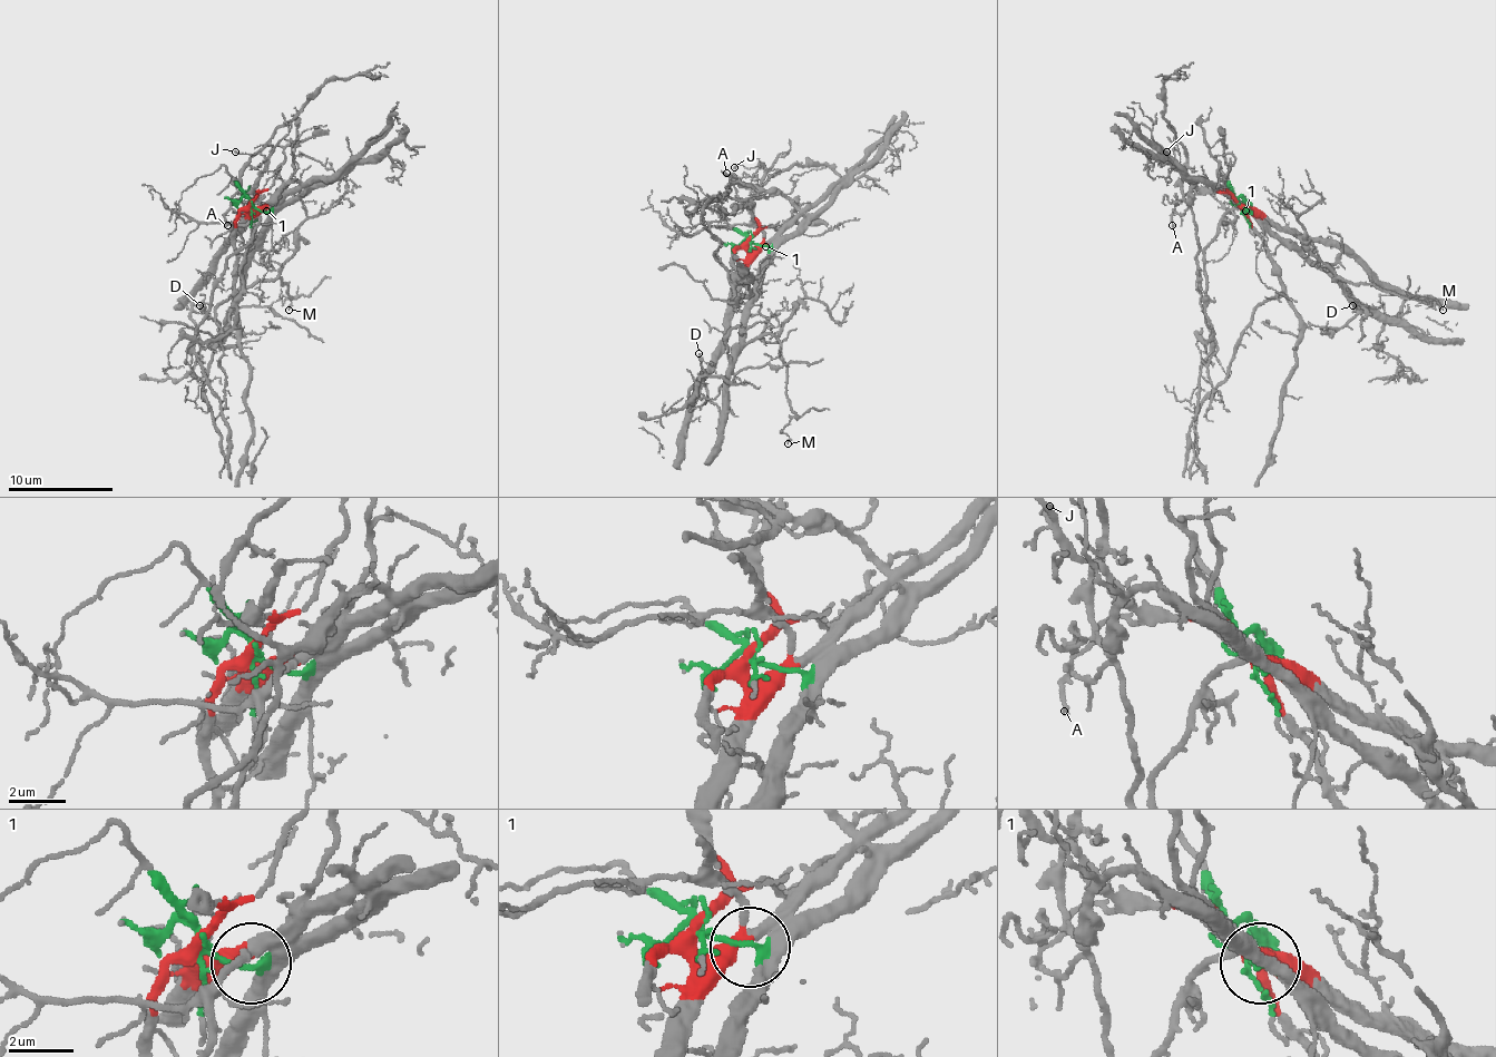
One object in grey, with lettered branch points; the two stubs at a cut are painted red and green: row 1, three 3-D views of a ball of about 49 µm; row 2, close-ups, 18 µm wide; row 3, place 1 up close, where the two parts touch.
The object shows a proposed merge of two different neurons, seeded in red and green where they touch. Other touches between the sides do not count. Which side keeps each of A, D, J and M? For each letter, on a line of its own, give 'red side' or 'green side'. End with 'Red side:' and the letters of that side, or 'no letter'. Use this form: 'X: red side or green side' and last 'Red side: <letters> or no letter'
A: red side
D: green side
J: red side
M: green side
Red side: A, J

